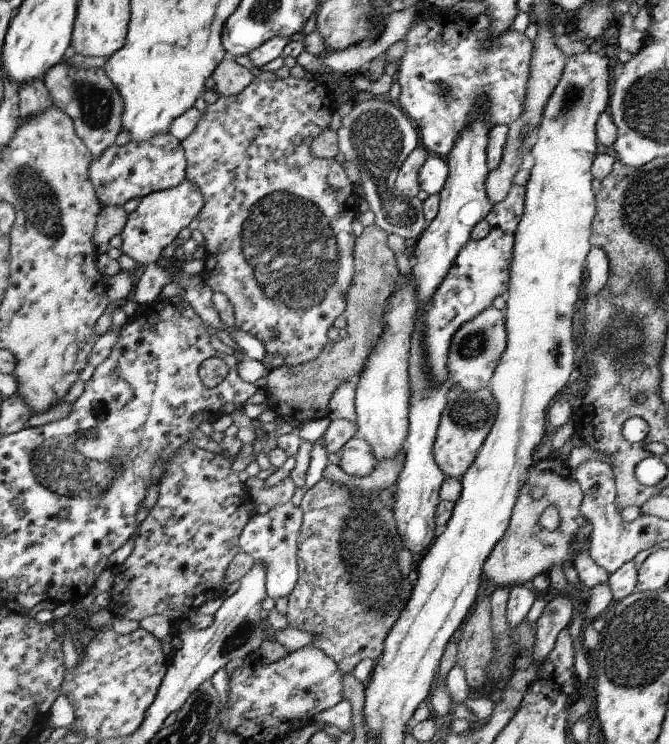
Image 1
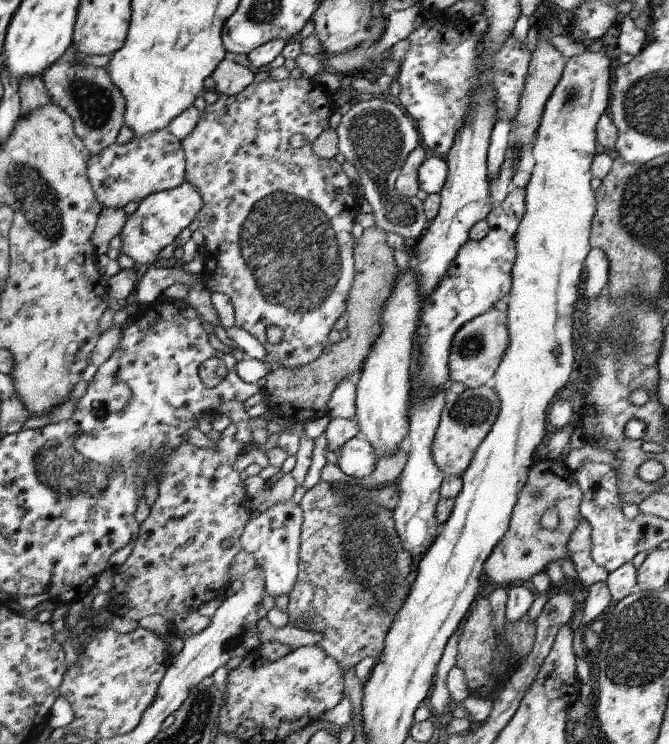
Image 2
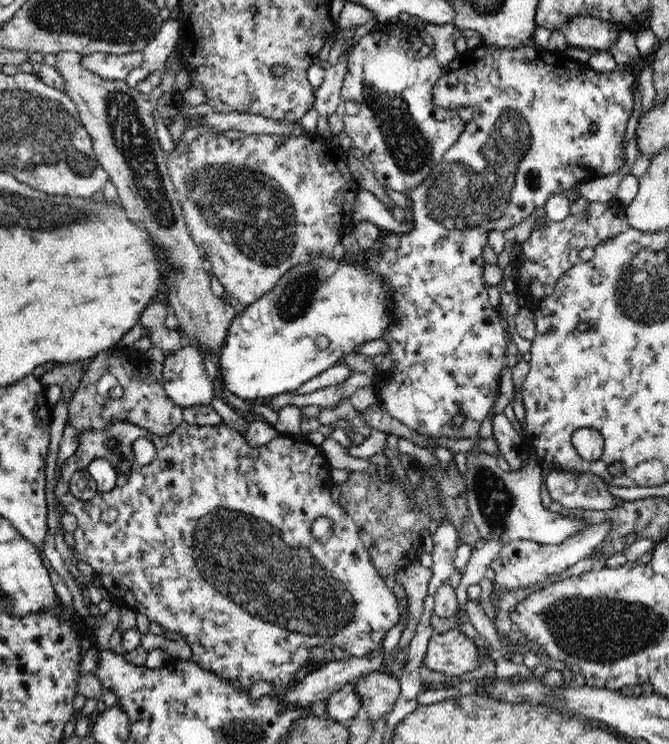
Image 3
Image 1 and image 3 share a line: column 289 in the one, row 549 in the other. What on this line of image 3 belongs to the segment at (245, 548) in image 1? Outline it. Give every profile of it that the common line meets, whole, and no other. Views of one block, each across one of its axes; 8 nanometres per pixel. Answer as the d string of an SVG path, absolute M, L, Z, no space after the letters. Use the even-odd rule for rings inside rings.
M602 522L589 526L575 536L569 537L561 544L543 544L532 540L516 540L506 543L499 551L498 557L492 562L491 568L494 571L493 584L501 590L518 590L542 584L544 580L556 577L564 573L579 561L592 557L596 546L602 545L613 528L611 522Z

